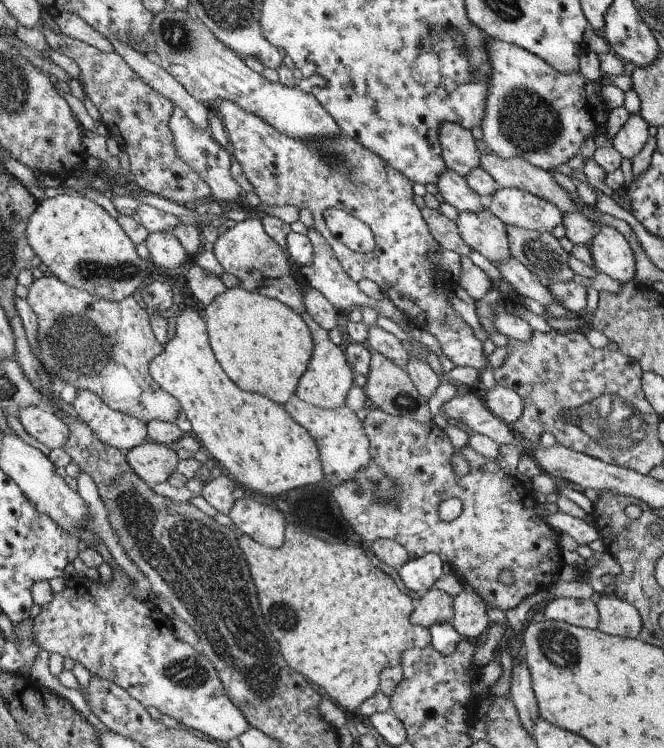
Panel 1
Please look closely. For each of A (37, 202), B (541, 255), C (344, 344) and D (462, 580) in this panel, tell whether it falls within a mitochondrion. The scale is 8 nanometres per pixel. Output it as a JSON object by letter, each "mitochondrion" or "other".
{"A":"other","B":"mitochondrion","C":"other","D":"other"}

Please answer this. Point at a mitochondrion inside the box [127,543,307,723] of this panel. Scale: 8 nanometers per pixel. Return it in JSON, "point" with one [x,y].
{"point":[185,672]}

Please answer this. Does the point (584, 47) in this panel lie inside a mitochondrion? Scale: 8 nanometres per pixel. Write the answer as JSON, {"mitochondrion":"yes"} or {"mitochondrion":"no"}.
{"mitochondrion":"no"}

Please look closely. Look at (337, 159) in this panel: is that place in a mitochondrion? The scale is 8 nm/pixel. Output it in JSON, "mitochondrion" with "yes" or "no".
{"mitochondrion":"yes"}

